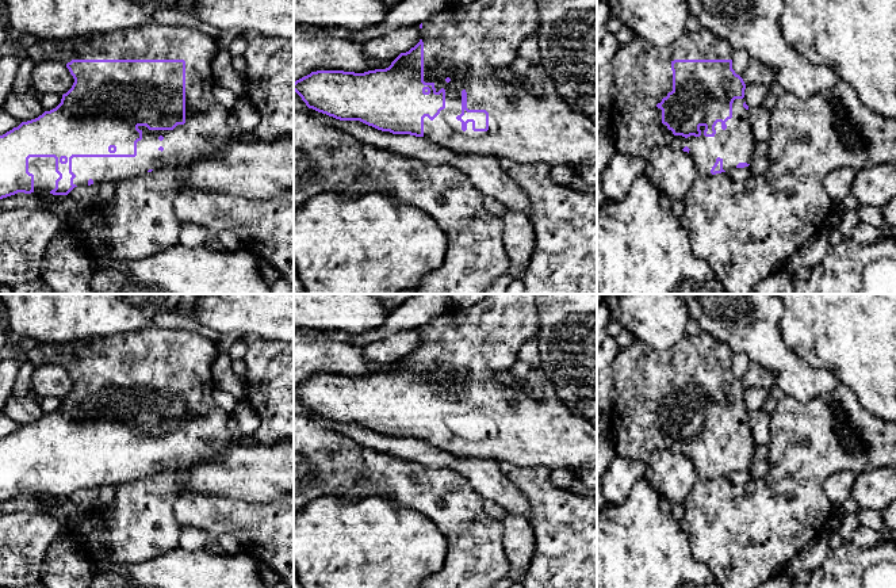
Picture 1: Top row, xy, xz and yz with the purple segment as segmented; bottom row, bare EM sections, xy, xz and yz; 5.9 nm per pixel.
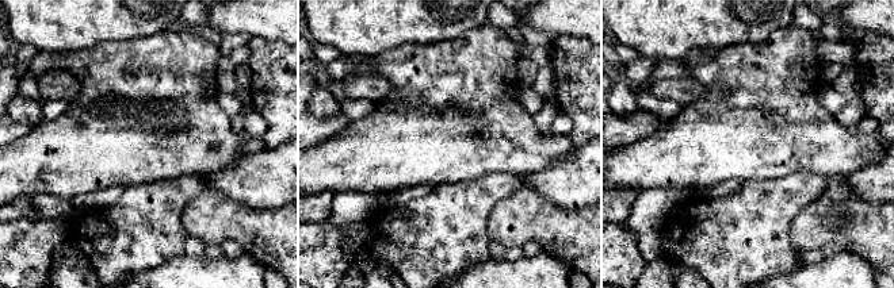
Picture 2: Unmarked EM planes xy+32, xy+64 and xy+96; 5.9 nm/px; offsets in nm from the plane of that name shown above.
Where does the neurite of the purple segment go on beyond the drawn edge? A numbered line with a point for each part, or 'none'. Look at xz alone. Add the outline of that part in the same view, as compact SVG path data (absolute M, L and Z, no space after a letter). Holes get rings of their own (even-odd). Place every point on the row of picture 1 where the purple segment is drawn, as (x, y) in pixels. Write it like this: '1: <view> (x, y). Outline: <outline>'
1: xz (468, 42). Outline: M475 0L468 4L452 4L422 23L421 39L424 42L424 81L433 83L436 92L445 89L445 108L430 121L424 118L424 137L456 153L474 153L509 159L518 164L544 163L551 168L570 165L574 172L582 164L597 163L597 123L579 111L573 110L558 95L535 96L524 85L502 83L495 72L512 66L520 54L520 45L533 33L539 31L539 12L536 0ZM462 91L467 92L468 110L486 110L489 112L489 130L474 131L472 122L462 130L456 119L462 114Z

